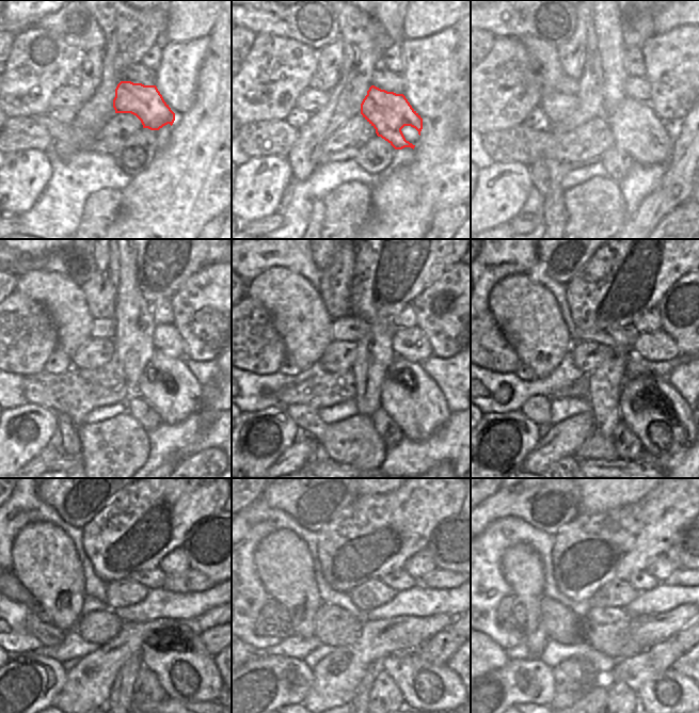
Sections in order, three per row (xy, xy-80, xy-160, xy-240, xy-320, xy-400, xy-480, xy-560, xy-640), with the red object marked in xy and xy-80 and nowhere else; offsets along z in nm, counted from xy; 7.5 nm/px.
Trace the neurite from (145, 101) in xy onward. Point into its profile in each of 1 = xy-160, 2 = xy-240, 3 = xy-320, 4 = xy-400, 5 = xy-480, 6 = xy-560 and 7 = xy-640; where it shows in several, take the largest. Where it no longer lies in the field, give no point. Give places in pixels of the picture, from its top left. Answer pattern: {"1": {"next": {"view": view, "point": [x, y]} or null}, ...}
{"1": {"next": {"view": "xy-160", "point": [636, 128]}}, "2": {"next": {"view": "xy-240", "point": [167, 384]}}, "3": {"next": {"view": "xy-320", "point": [408, 395]}}, "4": {"next": {"view": "xy-400", "point": [665, 424]}}, "5": {"next": {"view": "xy-480", "point": [189, 674]}}, "6": {"next": {"view": "xy-560", "point": [425, 686]}}, "7": {"next": {"view": "xy-640", "point": [669, 693]}}}

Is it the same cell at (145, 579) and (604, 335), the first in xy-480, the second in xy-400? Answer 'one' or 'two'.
one

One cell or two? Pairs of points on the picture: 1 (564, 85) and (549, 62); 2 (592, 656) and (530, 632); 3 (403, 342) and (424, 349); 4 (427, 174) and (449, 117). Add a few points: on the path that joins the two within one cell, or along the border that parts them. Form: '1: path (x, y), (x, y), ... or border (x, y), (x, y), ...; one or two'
1: border (564, 75), (557, 84), (556, 91); two
2: border (549, 638), (538, 658); two
3: path (409, 344), (418, 348); one
4: path (440, 160), (440, 135), (442, 131); one

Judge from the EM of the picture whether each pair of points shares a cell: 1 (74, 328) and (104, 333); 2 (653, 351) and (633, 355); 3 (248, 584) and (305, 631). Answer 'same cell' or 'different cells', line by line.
1: different cells
2: different cells
3: different cells

